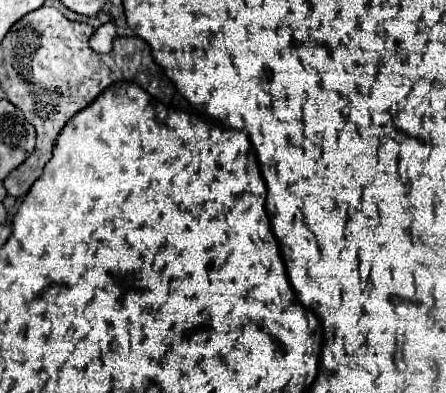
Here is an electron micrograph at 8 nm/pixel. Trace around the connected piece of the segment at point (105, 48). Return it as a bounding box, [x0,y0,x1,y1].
[91,22,117,54]

